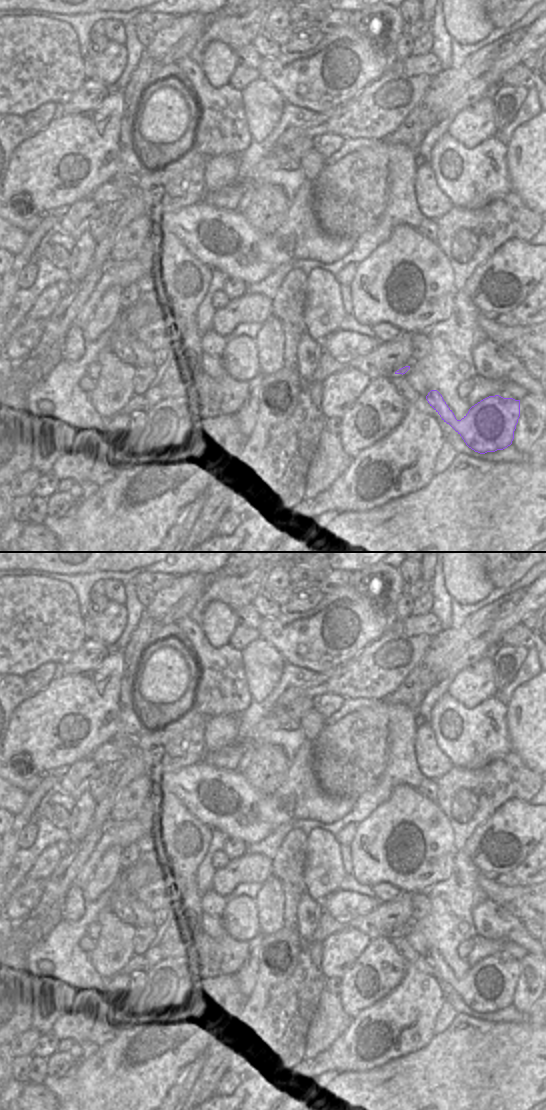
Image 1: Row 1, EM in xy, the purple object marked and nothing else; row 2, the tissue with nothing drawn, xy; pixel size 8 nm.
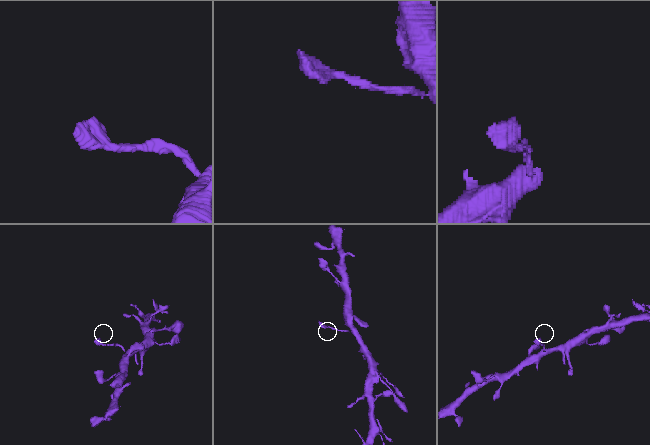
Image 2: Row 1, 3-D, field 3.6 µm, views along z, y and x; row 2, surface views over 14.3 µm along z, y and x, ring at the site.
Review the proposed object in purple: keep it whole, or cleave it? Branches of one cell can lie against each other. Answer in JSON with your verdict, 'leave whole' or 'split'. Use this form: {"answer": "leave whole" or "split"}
{"answer": "leave whole"}

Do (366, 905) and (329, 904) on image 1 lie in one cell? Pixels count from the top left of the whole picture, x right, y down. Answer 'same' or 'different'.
same

